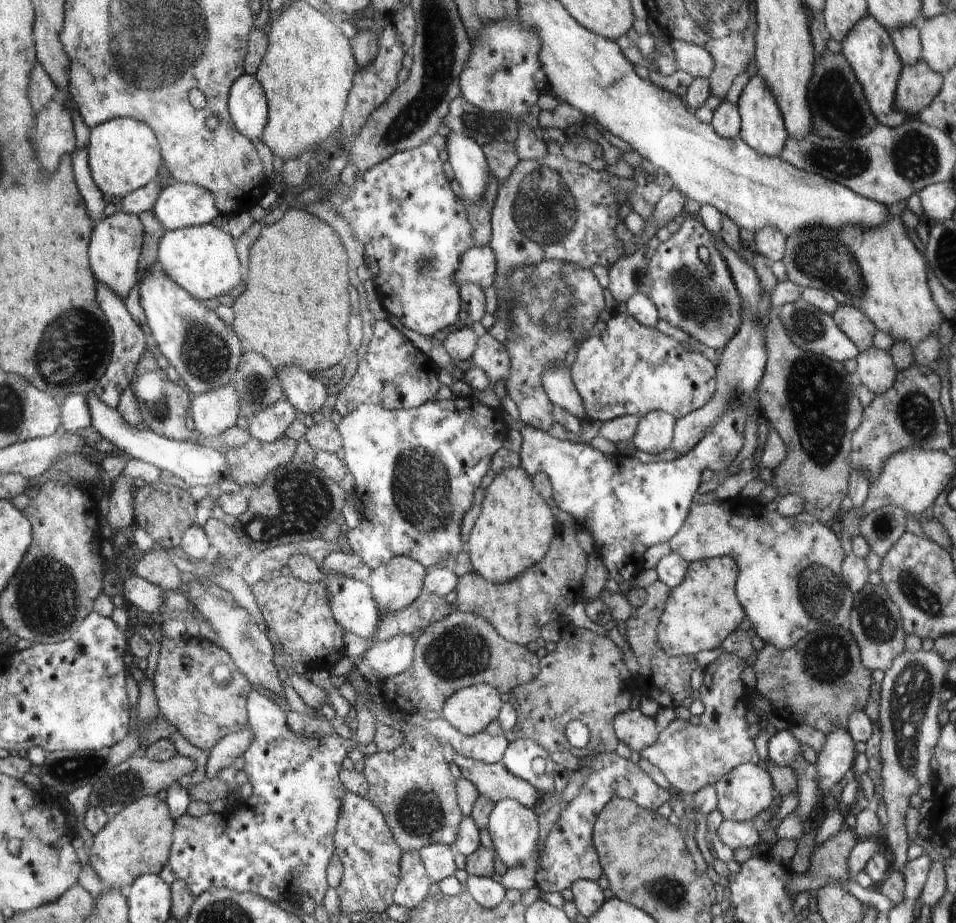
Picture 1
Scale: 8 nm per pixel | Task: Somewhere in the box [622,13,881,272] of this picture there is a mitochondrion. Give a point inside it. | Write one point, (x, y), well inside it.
(836, 84)

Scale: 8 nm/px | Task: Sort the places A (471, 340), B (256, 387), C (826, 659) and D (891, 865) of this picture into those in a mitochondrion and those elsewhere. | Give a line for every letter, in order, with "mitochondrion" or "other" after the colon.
A: other
B: mitochondrion
C: mitochondrion
D: other

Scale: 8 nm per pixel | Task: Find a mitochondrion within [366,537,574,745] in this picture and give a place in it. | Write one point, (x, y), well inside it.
(461, 651)

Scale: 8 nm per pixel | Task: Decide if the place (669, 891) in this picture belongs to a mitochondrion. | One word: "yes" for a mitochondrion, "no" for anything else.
yes

